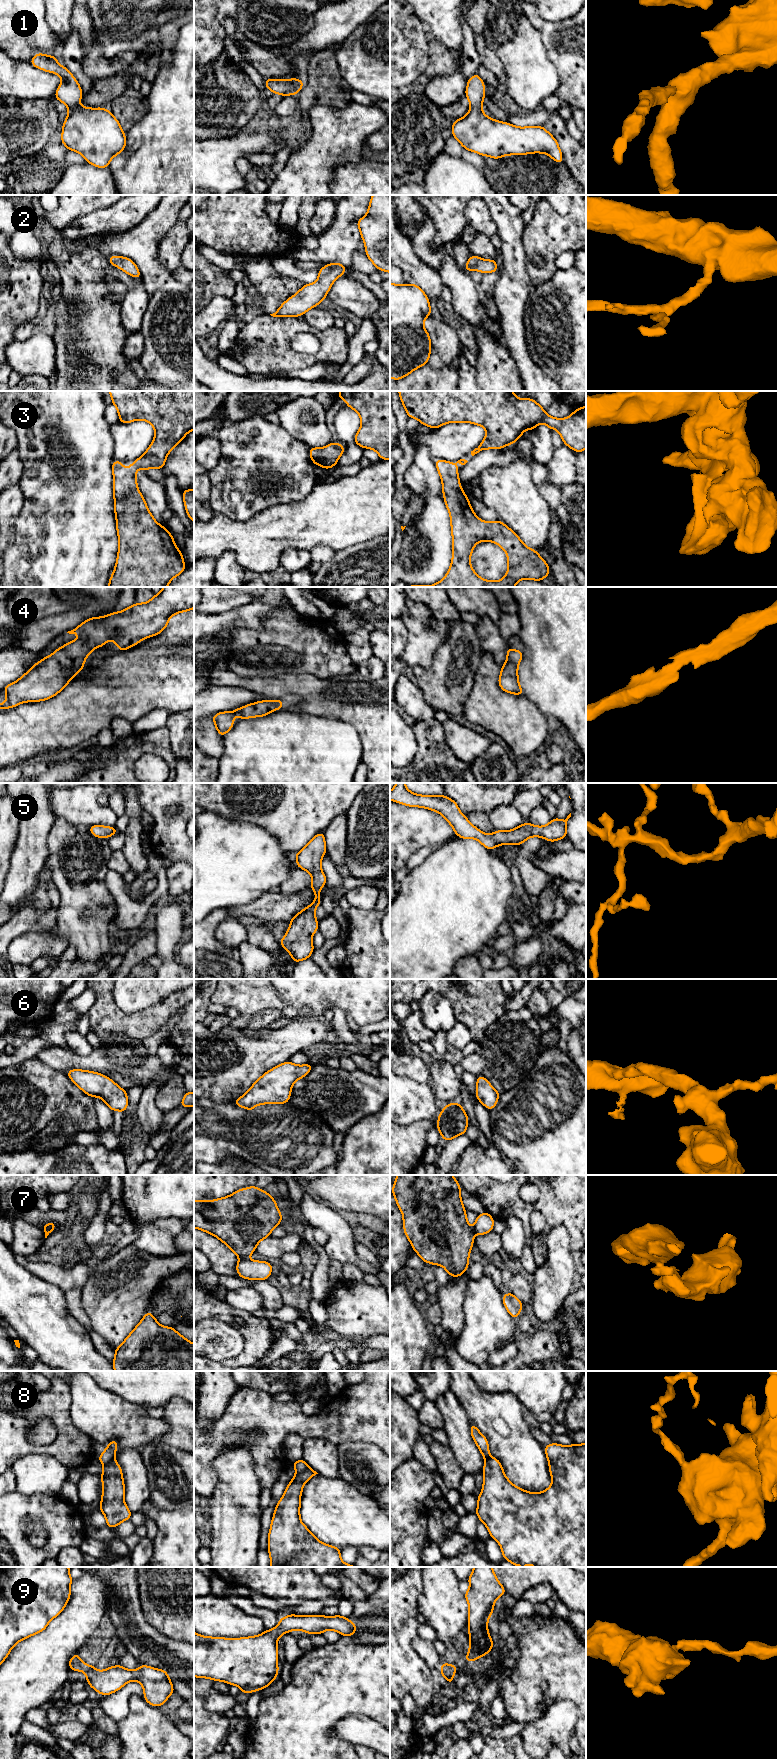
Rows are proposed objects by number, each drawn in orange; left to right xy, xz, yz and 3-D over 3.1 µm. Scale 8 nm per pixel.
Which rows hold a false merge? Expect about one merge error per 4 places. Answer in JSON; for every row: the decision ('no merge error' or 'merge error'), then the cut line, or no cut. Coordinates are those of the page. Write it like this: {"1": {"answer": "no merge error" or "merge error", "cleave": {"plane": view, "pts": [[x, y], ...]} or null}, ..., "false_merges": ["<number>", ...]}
{"1": {"answer": "no merge error", "cleave": null}, "2": {"answer": "no merge error", "cleave": null}, "3": {"answer": "no merge error", "cleave": null}, "4": {"answer": "no merge error", "cleave": null}, "5": {"answer": "no merge error", "cleave": null}, "6": {"answer": "no merge error", "cleave": null}, "7": {"answer": "merge error", "cleave": {"plane": "xz", "pts": [[240, 1258], [244, 1259]]}}, "8": {"answer": "merge error", "cleave": {"plane": "xz", "pts": [[308, 1467], [297, 1473]]}}, "9": {"answer": "no merge error", "cleave": null}, "false_merges": ["7", "8"]}

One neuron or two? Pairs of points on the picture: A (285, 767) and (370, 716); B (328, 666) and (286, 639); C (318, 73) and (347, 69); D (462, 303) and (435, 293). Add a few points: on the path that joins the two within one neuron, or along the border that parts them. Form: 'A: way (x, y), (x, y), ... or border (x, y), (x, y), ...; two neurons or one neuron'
A: border (331, 718), (350, 723), (359, 736), (362, 748); two neurons
B: way (318, 656), (308, 646), (296, 644); one neuron
C: border (339, 46), (335, 50), (338, 72), (352, 89); two neurons
D: border (451, 303), (454, 310), (467, 321); two neurons

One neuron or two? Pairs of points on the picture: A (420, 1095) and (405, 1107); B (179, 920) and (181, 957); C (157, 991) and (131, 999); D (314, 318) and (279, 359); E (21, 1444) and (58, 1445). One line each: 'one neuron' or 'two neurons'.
A: one neuron
B: two neurons
C: one neuron
D: two neurons
E: one neuron

